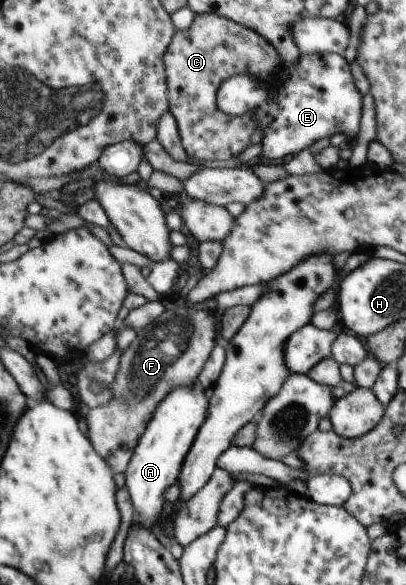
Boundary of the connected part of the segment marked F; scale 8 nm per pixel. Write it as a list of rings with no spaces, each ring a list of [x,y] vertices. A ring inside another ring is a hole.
[[[178,300],[176,309],[166,309],[149,328],[136,330],[137,337],[121,355],[119,371],[109,385],[113,399],[107,405],[89,408],[84,417],[91,445],[113,472],[125,473],[139,439],[139,427],[147,425],[160,400],[175,387],[197,382],[199,373],[215,347],[214,312],[197,310]]]

